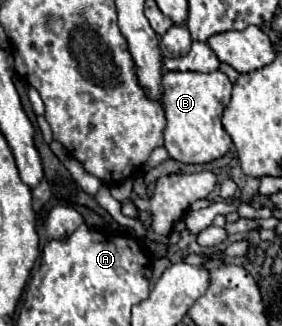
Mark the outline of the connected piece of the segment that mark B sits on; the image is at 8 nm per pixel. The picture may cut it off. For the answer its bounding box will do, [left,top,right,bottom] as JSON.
[161,72,231,164]

